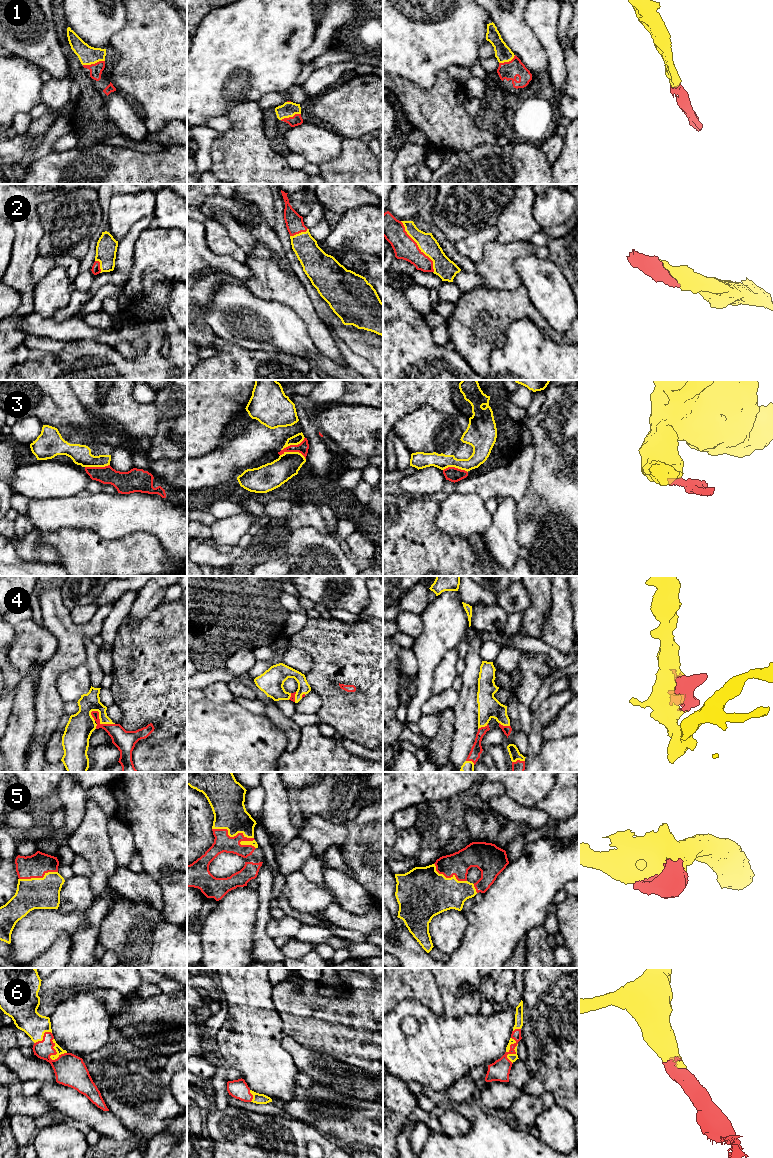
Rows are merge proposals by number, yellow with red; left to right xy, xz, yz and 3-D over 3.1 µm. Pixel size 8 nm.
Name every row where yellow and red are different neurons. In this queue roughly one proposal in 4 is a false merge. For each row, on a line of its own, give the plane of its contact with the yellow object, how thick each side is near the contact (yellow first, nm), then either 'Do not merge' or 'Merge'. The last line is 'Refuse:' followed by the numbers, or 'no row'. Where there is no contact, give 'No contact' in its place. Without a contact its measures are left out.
1: Touches yellow in xy. Thickness 150 nm (yellow) against 100 nm. Merge
2: Touches yellow in yz. Thickness 160 nm (yellow) against 180 nm. Merge
3: Touches yellow in xz. Thickness 220 nm (yellow) against 90 nm. Do not merge
4: Touches yellow in xy. Thickness 220 nm (yellow) against 160 nm. Merge
5: Touches yellow in xz. Thickness 260 nm (yellow) against 150 nm. Merge
6: Touches yellow in yz. Thickness 60 nm (yellow) against 160 nm. Merge
Refuse: 3

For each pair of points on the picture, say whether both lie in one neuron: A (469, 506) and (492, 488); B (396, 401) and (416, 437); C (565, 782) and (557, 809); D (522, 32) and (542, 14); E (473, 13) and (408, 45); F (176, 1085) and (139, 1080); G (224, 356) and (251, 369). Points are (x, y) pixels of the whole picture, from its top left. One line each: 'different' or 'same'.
A: different
B: different
C: same
D: different
E: same
F: different
G: same

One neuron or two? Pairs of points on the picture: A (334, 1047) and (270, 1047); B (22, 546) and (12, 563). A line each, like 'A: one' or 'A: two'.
A: two
B: two

